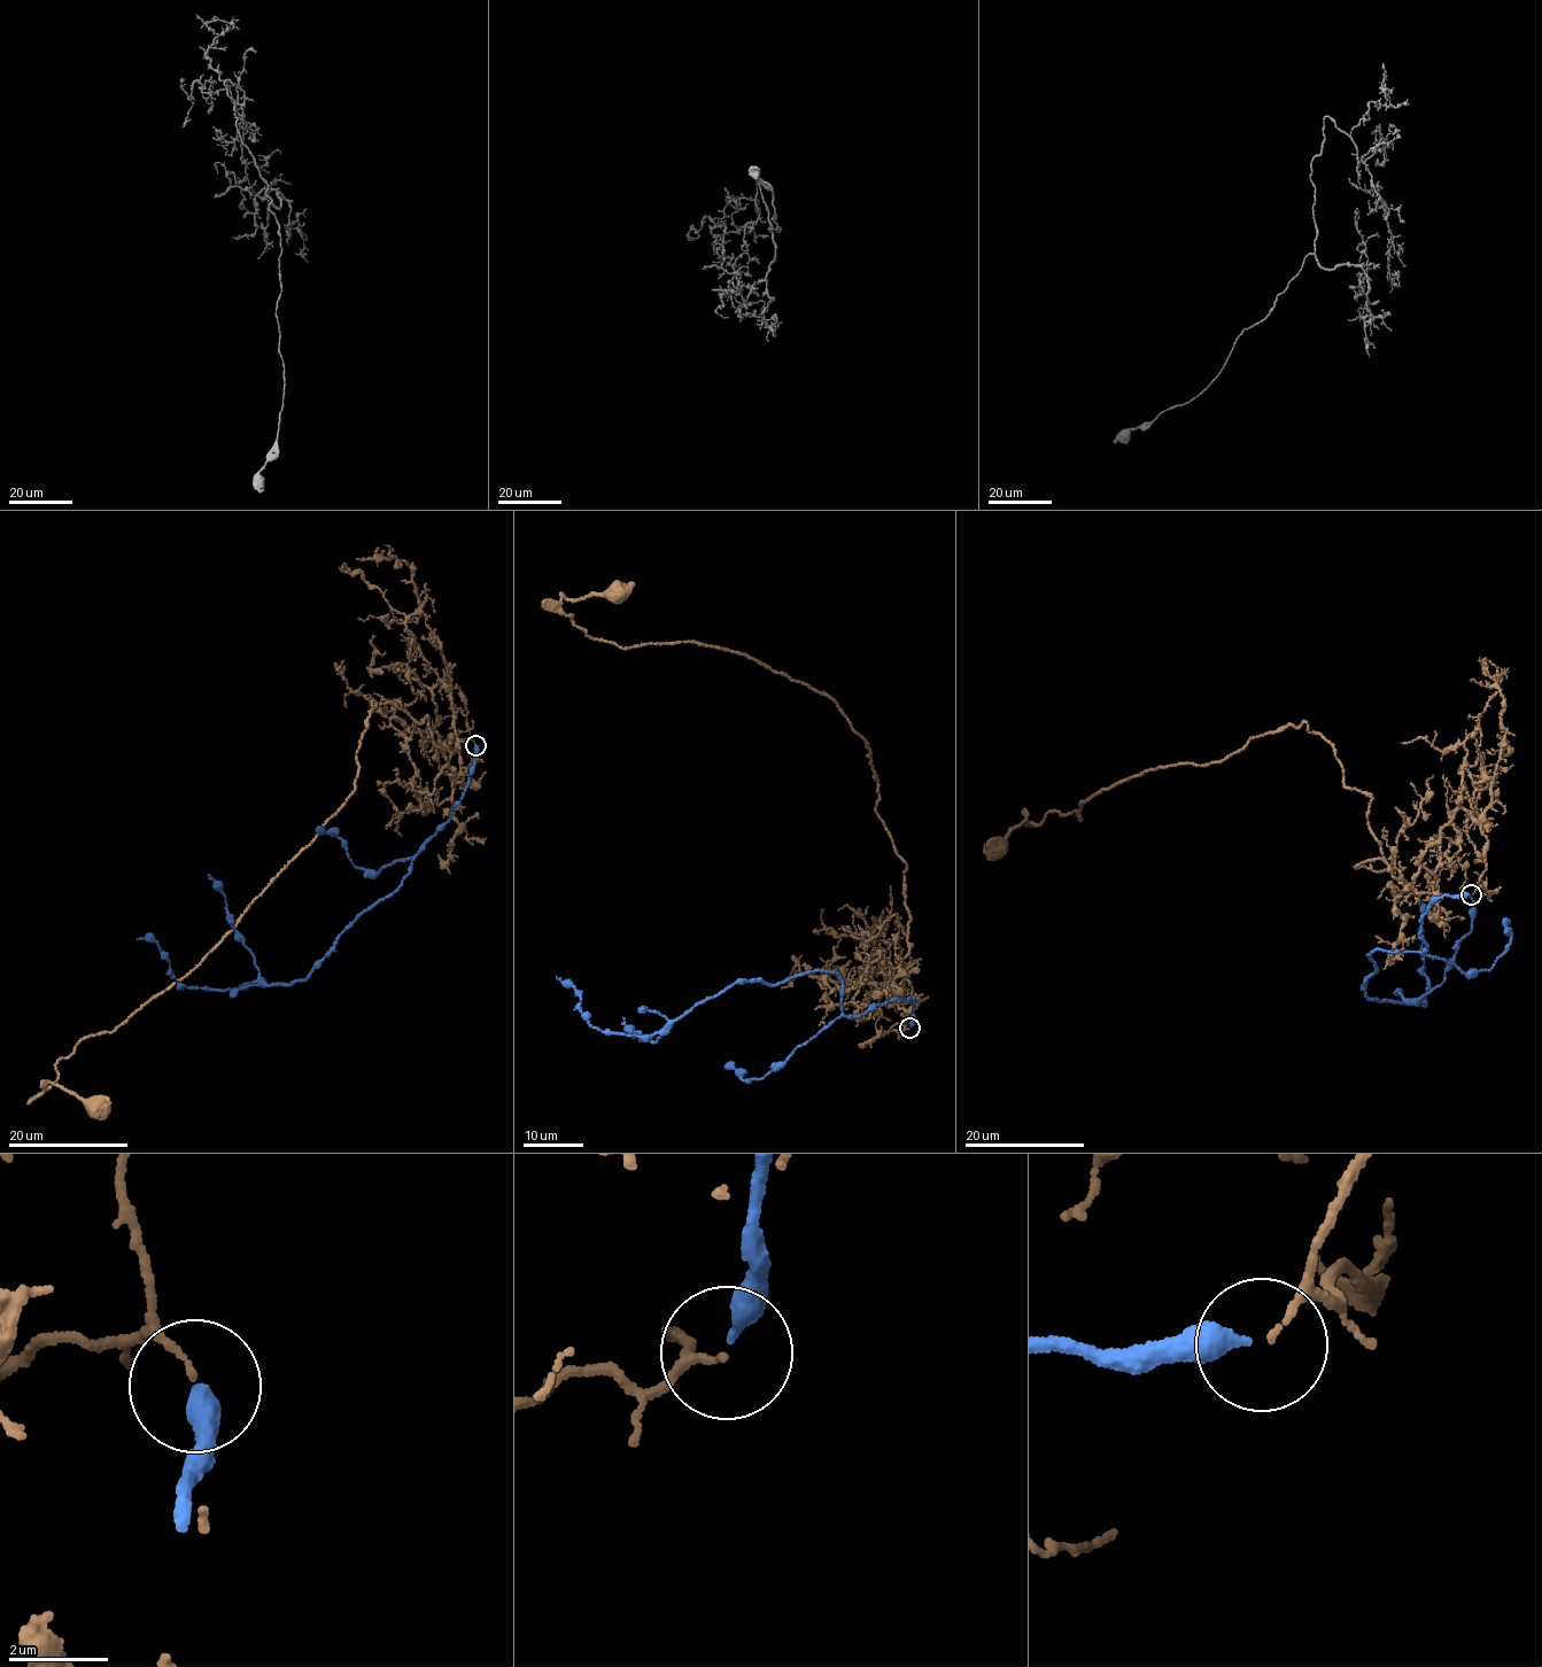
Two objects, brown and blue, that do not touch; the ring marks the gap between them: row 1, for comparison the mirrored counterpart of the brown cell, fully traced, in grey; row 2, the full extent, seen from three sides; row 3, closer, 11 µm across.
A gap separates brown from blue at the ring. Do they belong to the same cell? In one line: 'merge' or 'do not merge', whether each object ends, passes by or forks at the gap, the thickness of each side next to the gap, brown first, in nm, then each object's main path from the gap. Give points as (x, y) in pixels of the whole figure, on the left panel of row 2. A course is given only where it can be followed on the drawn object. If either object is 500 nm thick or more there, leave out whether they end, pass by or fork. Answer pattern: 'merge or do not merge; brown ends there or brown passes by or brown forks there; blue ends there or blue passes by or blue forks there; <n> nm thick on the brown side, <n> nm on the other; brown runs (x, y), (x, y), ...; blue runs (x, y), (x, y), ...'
do not merge; brown ends there; blue ends there; 110 nm thick on the brown side, 340 nm on the other; brown runs (474, 744), (449, 682), (454, 778), (429, 719), (373, 700), (309, 844), (55, 1064), (45, 1088), (98, 1108); blue runs (475, 745), (450, 819), (398, 888), (346, 929), (307, 977), (190, 987), (154, 941), (137, 938)

